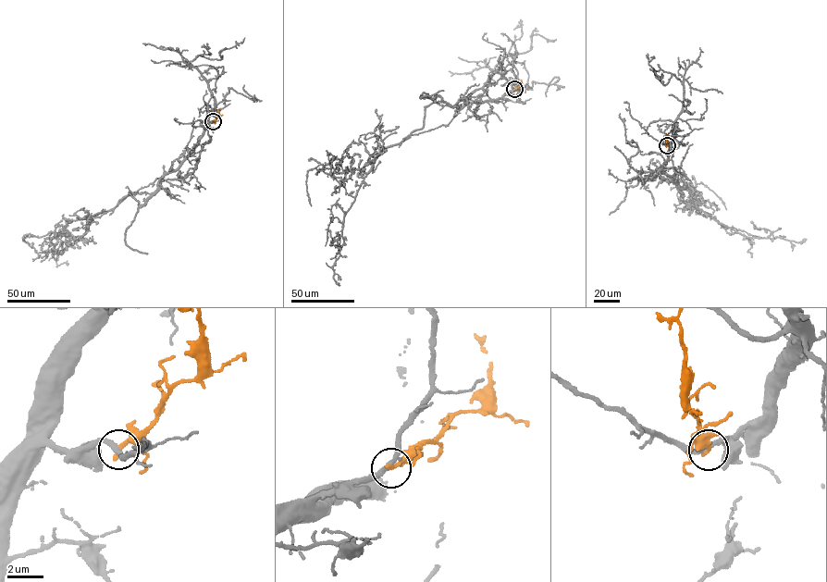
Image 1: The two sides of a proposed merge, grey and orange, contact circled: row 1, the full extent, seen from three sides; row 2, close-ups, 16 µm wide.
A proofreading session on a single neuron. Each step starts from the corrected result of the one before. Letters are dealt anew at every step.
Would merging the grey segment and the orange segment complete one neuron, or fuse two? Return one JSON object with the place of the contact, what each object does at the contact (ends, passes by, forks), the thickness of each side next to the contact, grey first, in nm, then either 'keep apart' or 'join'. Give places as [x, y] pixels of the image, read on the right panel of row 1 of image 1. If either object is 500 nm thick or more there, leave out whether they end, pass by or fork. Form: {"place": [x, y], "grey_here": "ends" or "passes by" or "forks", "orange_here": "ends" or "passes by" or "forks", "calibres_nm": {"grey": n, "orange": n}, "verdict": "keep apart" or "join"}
{"place": [667, 145], "grey_here": "passes by", "orange_here": "ends", "calibres_nm": {"grey": 280, "orange": 260}, "verdict": "keep apart"}

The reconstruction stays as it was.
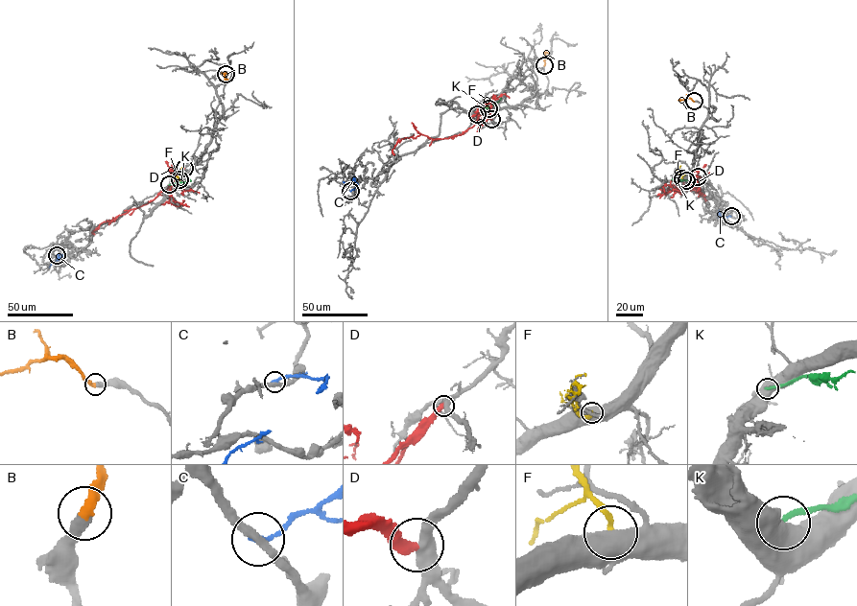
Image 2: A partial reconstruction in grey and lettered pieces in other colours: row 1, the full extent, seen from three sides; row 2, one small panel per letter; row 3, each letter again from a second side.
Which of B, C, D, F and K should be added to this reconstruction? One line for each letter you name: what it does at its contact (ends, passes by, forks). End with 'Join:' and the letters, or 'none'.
B: It ends there
Join: B

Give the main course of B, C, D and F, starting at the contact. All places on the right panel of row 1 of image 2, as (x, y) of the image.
B: (694, 101), (687, 98), (680, 101)
C: (730, 216), (719, 213), (722, 217), (718, 218)
D: (698, 176), (693, 178), (701, 195), (694, 189), (705, 201)
F: (682, 178), (678, 171), (681, 165)

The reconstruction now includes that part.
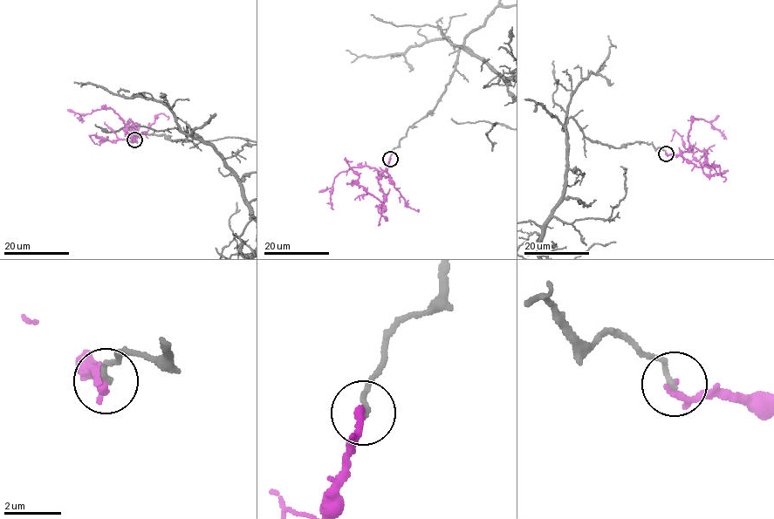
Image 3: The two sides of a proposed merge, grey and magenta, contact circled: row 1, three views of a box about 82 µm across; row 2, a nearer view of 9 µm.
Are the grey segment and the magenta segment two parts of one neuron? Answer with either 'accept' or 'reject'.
reject

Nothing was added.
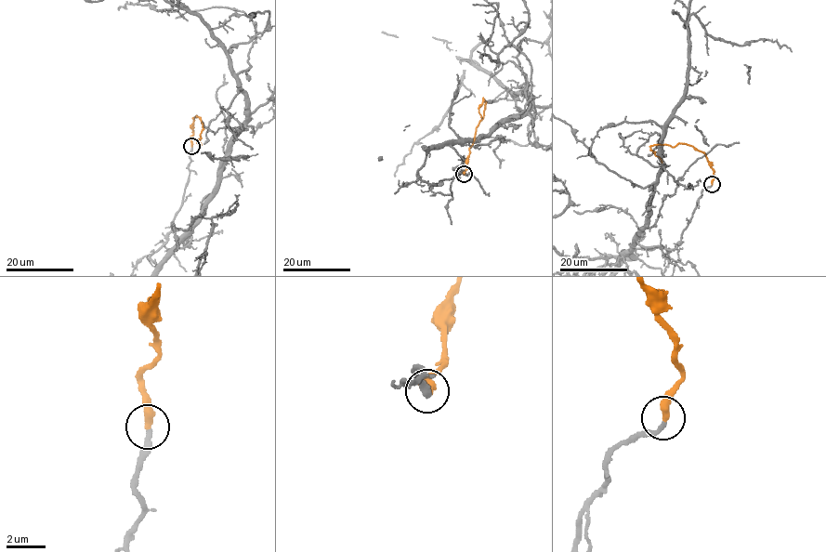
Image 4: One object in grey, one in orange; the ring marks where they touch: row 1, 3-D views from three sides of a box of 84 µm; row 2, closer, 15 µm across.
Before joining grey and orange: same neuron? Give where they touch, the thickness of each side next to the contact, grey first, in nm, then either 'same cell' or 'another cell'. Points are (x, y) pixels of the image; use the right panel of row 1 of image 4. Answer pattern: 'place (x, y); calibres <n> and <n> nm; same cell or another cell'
place (712, 184); calibres 240 and 400 nm; same cell

